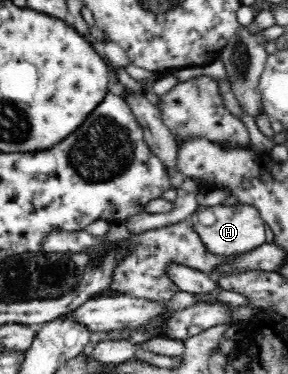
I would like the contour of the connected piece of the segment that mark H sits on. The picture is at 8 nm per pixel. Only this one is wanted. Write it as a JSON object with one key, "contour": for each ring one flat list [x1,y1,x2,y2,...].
{"contour":[[245,203,219,204,211,207,200,206,199,209,188,217,191,228,197,232,201,242,205,244,207,252,221,257,236,256,263,245,265,243,264,219,260,216,260,211,252,205]]}

